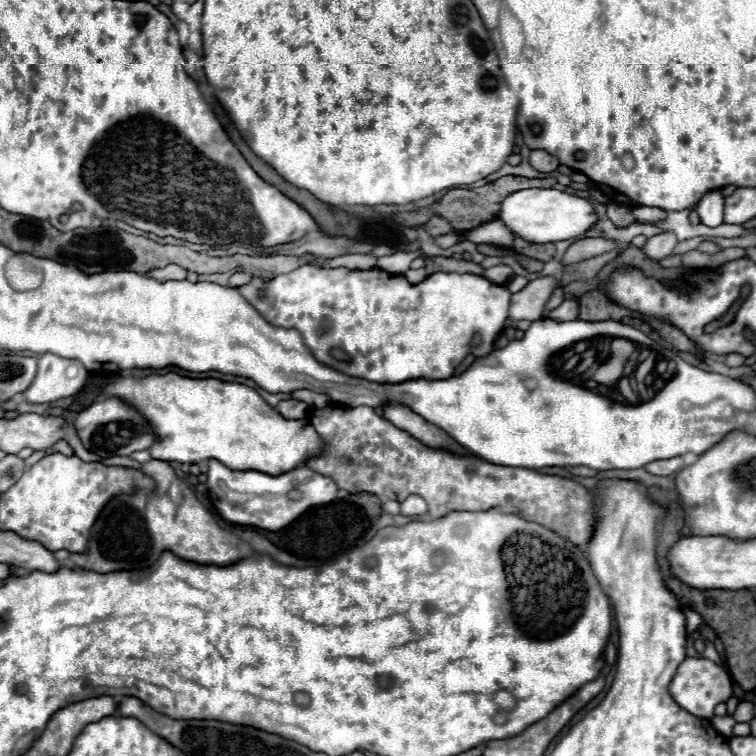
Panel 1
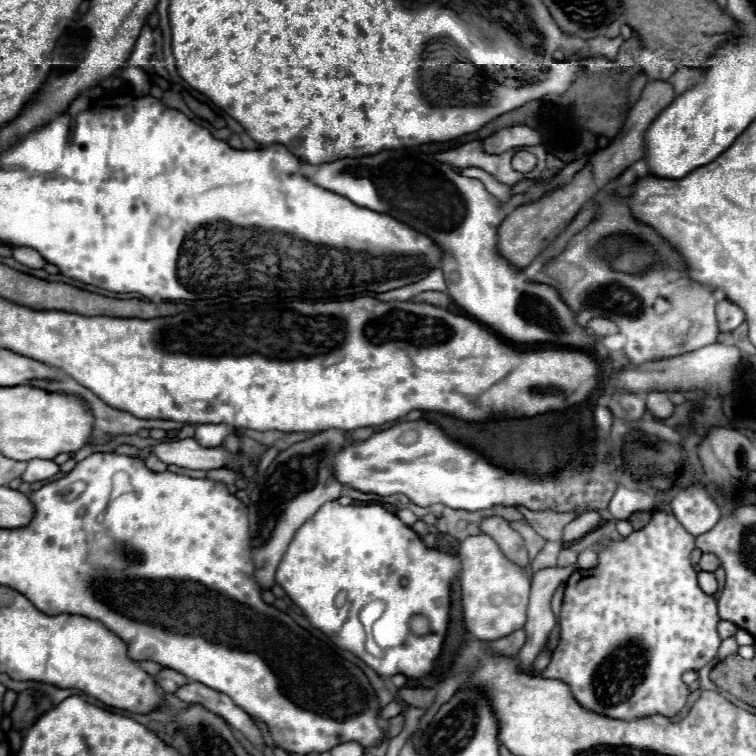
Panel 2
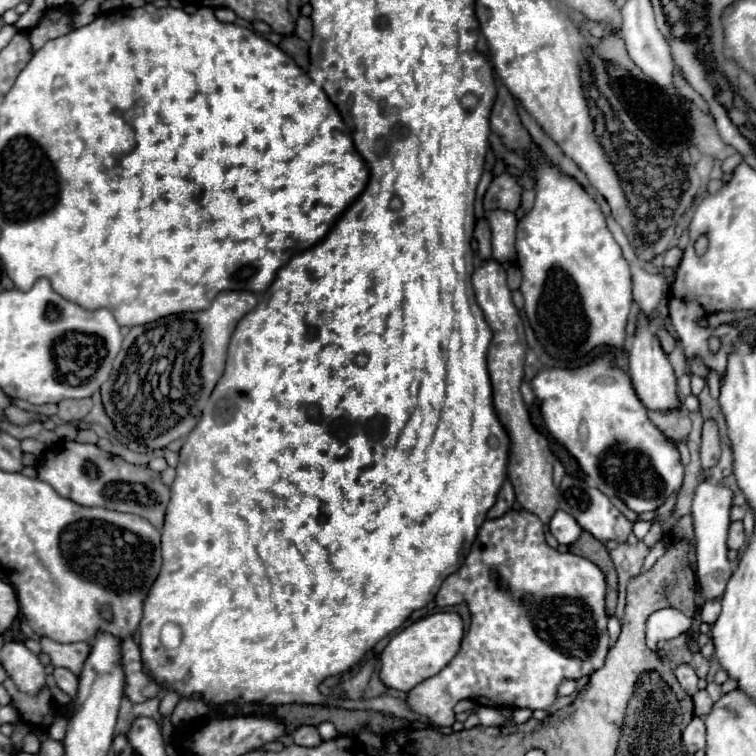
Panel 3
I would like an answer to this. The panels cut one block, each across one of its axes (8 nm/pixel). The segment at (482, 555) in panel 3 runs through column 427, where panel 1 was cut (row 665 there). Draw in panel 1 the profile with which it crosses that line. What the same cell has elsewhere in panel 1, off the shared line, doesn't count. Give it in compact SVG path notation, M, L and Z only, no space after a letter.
M686 658L678 666L676 676L670 682L670 694L690 714L694 714L698 718L712 718L714 716L714 708L718 704L722 704L722 702L728 702L734 696L734 686L732 686L730 674L724 668L720 668L718 664L714 664L712 660Z

